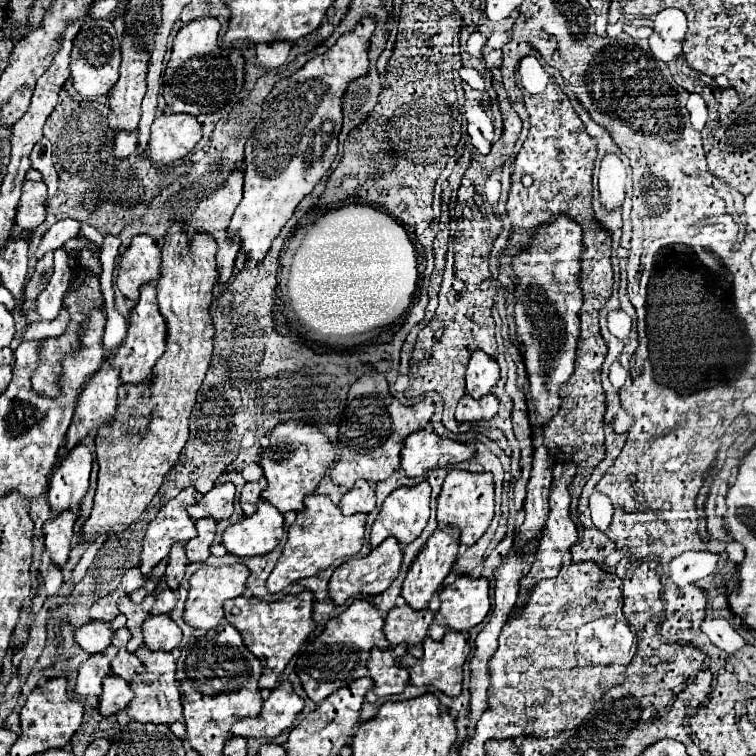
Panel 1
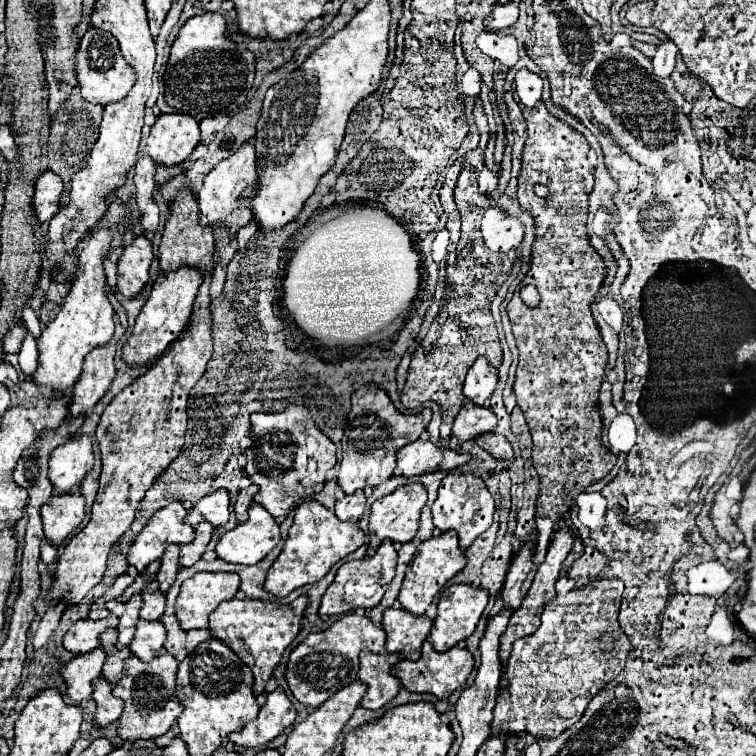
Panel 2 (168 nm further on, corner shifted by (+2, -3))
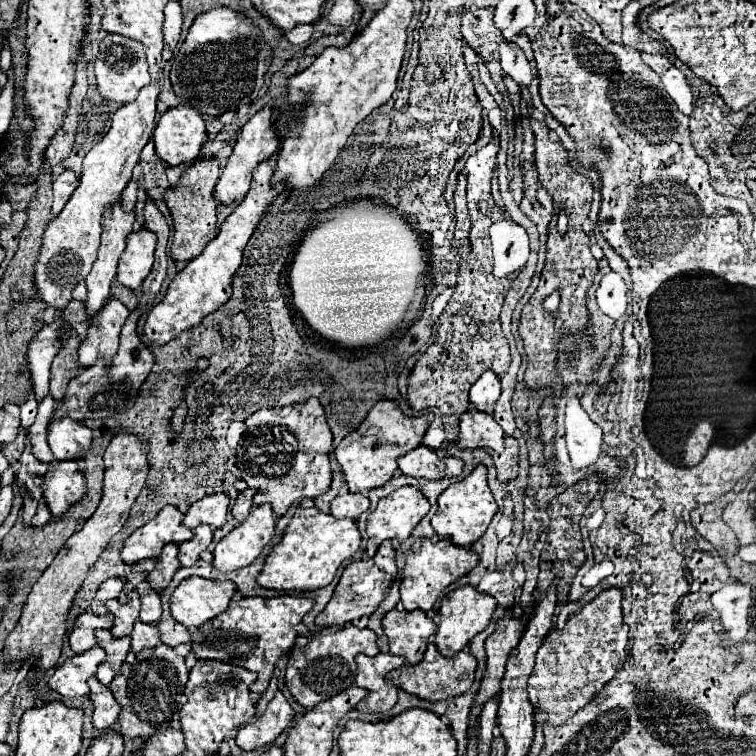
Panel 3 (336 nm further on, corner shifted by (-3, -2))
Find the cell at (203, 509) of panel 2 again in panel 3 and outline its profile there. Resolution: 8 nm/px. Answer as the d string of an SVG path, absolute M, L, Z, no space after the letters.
M214 493L214 495L206 495L204 499L196 501L188 513L184 515L184 523L190 529L196 529L200 523L210 525L212 529L218 529L226 523L226 515L228 515L228 495L226 493Z

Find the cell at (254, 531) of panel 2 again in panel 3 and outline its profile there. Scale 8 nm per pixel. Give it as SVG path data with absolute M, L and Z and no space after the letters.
M268 503L254 505L250 517L234 527L214 549L212 565L218 571L234 571L250 565L274 539L276 517Z

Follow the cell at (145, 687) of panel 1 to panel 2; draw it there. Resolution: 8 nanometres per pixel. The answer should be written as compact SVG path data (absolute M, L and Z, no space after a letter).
M161 652L151 662L141 662L137 656L125 660L123 678L113 688L113 694L125 702L123 714L119 718L119 738L127 742L157 738L165 734L181 714L181 704L175 694L175 674L177 660L169 652Z

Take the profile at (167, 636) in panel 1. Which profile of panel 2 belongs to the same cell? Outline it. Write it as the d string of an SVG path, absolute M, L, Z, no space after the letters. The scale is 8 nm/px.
M139 620L137 626L135 626L135 634L133 634L133 640L131 640L129 648L139 660L147 662L163 650L163 644L165 644L163 624Z

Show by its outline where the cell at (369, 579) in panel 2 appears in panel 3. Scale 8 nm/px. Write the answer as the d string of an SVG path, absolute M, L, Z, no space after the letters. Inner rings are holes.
M390 541L382 543L378 547L376 555L370 557L368 561L352 561L344 569L344 573L342 573L342 577L340 577L336 589L334 589L332 599L328 601L324 611L316 617L316 625L320 625L320 627L346 625L346 623L352 623L354 619L360 619L364 615L372 615L378 609L378 605L384 599L384 595L390 589L390 585L394 583L396 573L398 573L398 567L396 567L394 549L392 549ZM380 565L384 565L384 569Z

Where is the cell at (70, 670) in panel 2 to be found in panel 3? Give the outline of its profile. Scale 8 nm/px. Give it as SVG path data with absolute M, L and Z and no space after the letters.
M98 645L88 649L86 653L74 655L72 659L56 667L54 675L48 681L48 687L68 699L90 695L86 681L96 675L96 667L100 665L100 661L104 661L104 655L104 649Z

